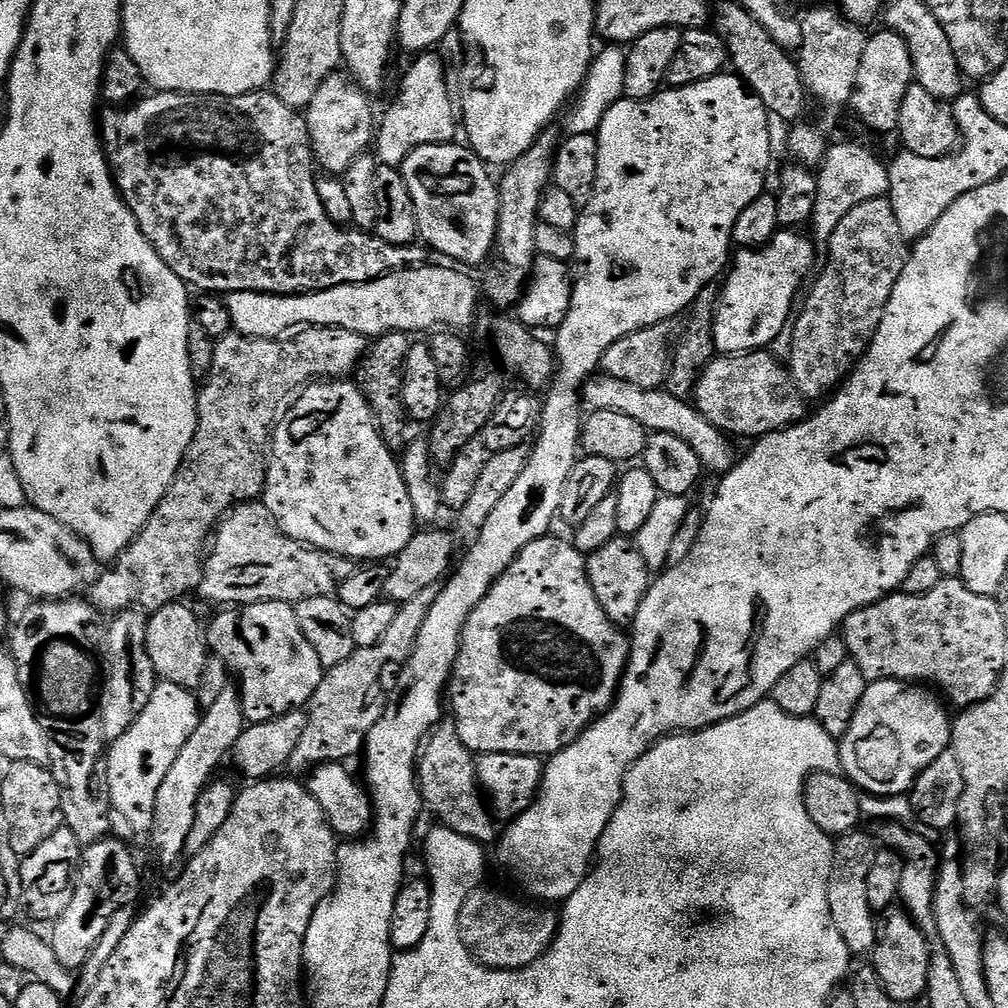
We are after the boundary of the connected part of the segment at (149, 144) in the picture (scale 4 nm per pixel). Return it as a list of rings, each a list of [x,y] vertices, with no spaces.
[[[159,90],[151,93],[153,96],[145,95],[143,98],[137,99],[135,102],[127,105],[127,107],[112,106],[107,110],[108,113],[99,121],[98,127],[104,145],[104,154],[108,157],[108,167],[112,170],[112,179],[116,181],[116,186],[120,190],[120,195],[124,197],[124,203],[128,205],[128,209],[134,214],[134,218],[138,222],[138,226],[142,230],[142,234],[150,242],[150,246],[154,246],[154,250],[162,258],[162,262],[166,262],[166,266],[170,266],[170,270],[174,270],[174,274],[178,274],[178,278],[193,289],[199,290],[204,294],[227,294],[230,292],[260,292],[264,296],[295,296],[305,292],[321,292],[327,288],[334,286],[342,286],[343,284],[365,284],[371,280],[377,280],[383,276],[388,276],[392,272],[401,272],[403,268],[411,268],[420,266],[425,263],[423,247],[409,246],[406,244],[391,244],[386,242],[368,230],[357,230],[352,226],[341,226],[335,224],[330,218],[330,214],[326,214],[326,210],[322,210],[322,202],[318,198],[318,190],[316,189],[317,173],[312,173],[314,169],[314,149],[312,147],[312,139],[310,138],[310,130],[308,129],[307,119],[297,109],[286,106],[286,102],[282,102],[282,98],[278,98],[275,91],[261,90],[259,92],[247,92],[241,96],[215,96],[209,92],[161,92]]]

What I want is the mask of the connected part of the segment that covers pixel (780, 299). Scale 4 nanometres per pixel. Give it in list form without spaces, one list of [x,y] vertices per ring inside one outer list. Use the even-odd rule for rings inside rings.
[[[781,230],[769,244],[763,244],[761,248],[741,248],[735,253],[716,310],[714,338],[717,353],[743,354],[764,350],[778,338],[795,296],[805,287],[804,279],[813,271],[816,261],[813,241],[802,233],[800,230]]]

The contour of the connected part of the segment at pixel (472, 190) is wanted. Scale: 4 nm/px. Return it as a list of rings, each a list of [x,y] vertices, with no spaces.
[[[427,144],[416,148],[404,159],[402,171],[406,178],[406,186],[410,186],[410,196],[418,218],[419,239],[424,239],[423,243],[429,249],[432,247],[434,251],[449,256],[452,259],[449,261],[460,266],[468,266],[464,264],[480,264],[488,255],[493,255],[497,229],[500,226],[500,189],[494,176],[492,180],[491,174],[488,173],[489,165],[481,160],[471,147],[461,144]]]

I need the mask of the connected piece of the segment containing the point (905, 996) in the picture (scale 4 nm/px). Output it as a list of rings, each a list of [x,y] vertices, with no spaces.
[[[902,906],[888,907],[879,913],[876,922],[876,944],[870,953],[870,967],[876,971],[886,994],[890,994],[894,1002],[908,1006],[911,1000],[916,1000],[919,996],[921,999],[927,993],[933,953],[928,944],[929,937],[925,936],[924,931],[912,921],[912,915]]]

